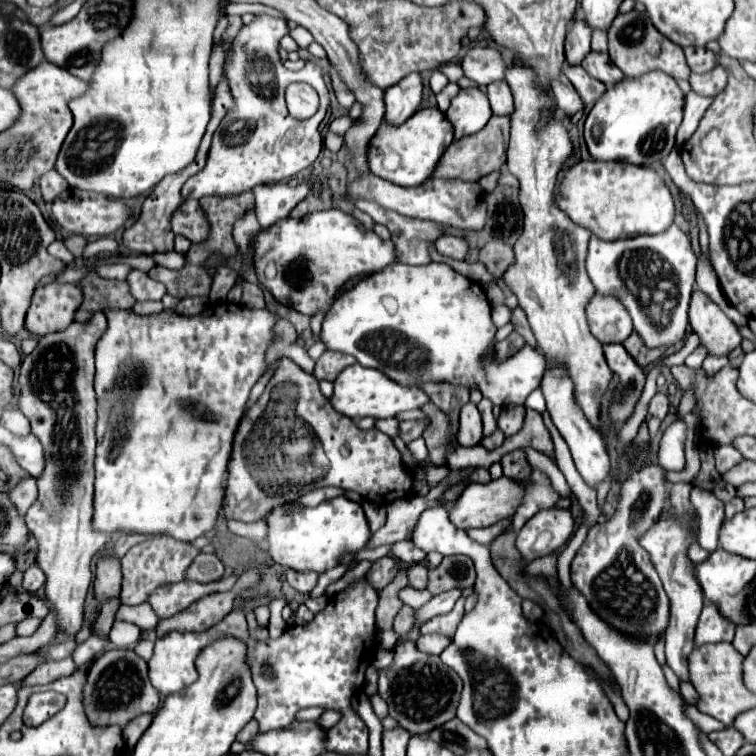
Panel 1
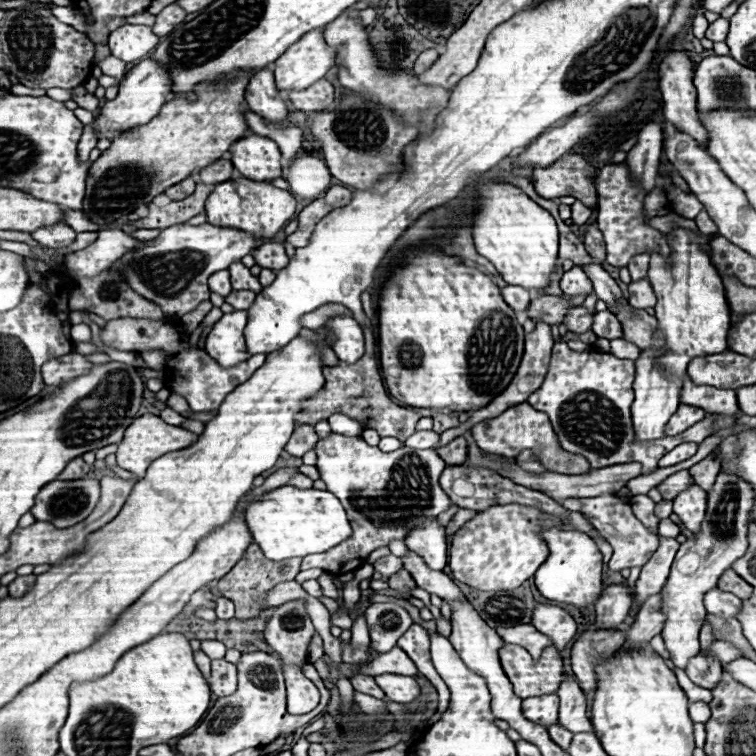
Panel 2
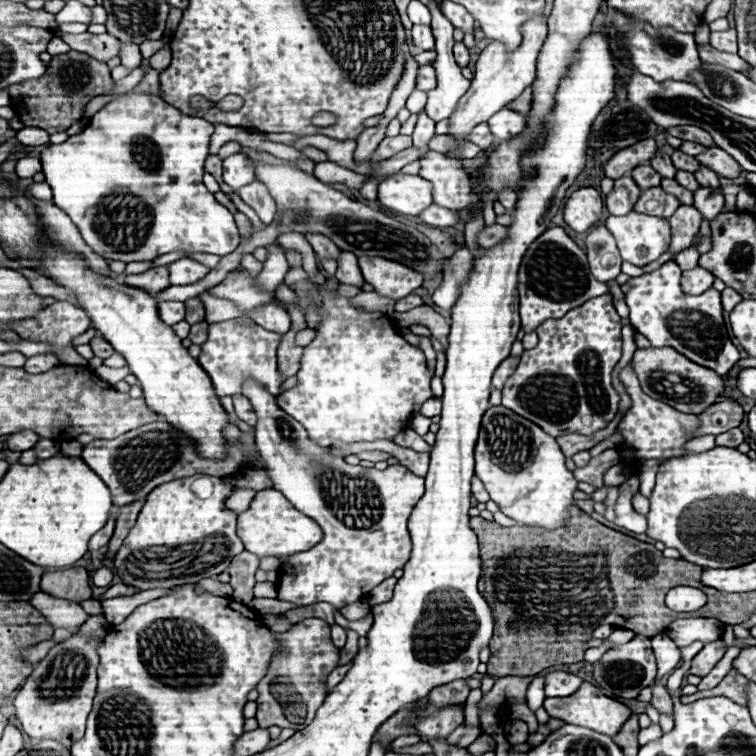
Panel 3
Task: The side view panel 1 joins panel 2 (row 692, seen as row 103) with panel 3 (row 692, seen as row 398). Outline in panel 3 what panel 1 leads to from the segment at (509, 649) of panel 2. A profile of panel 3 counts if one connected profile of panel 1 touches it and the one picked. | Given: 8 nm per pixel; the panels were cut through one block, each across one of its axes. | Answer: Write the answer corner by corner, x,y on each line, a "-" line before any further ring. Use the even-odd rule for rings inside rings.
584,682
582,688
572,694
572,696
566,696
566,698
546,698
544,700
544,708
548,710
548,714
552,718
558,718
562,722
570,722
570,724
576,724
576,726
584,726
584,728
590,728
594,732
600,732
600,734
606,734
606,736
616,736
616,732
620,732
620,728
624,726
624,722
632,716
632,710
604,694
600,694
600,688

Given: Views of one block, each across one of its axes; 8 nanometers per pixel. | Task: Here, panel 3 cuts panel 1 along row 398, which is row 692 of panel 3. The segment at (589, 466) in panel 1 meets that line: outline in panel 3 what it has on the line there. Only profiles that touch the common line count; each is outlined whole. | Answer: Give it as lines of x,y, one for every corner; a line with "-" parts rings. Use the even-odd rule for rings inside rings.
550,672
546,676
544,690
548,698
564,698
574,694
582,686
582,682
584,680
580,676
574,676
570,672

